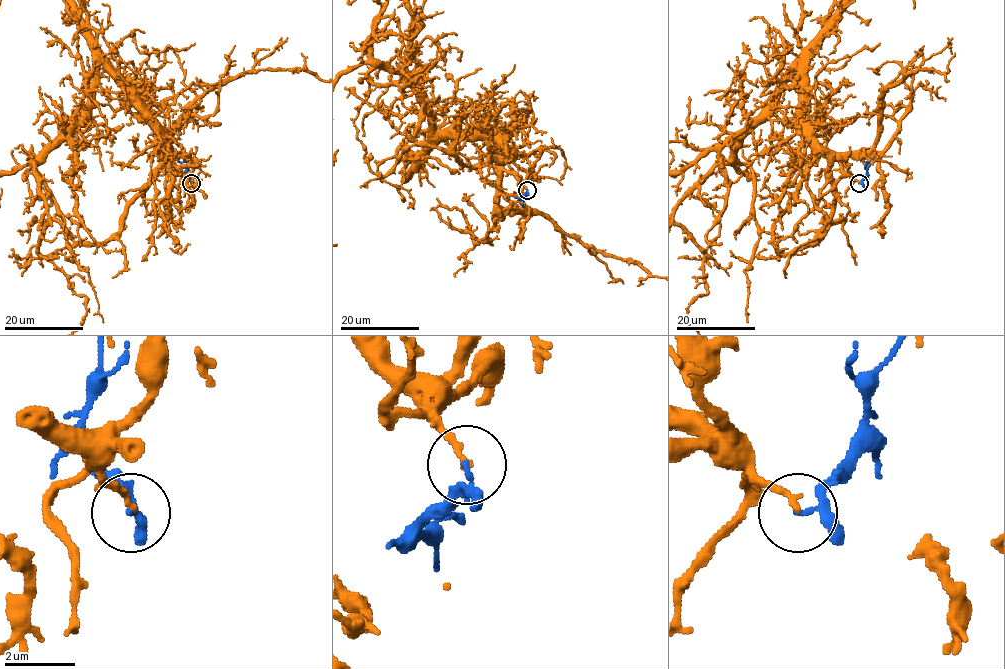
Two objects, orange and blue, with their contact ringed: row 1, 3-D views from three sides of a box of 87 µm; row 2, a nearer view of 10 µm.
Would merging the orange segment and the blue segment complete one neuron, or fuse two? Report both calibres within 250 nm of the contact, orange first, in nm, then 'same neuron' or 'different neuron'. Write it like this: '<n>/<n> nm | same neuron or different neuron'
180/140 nm | different neuron

